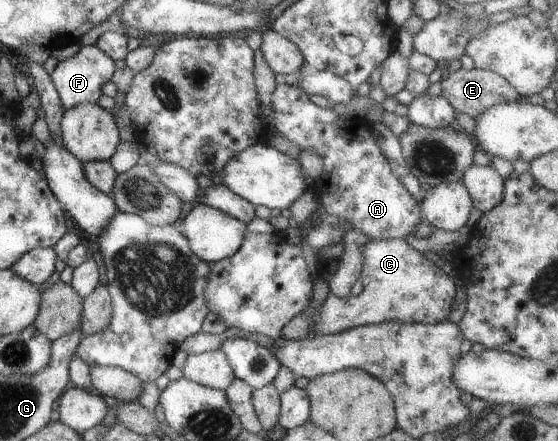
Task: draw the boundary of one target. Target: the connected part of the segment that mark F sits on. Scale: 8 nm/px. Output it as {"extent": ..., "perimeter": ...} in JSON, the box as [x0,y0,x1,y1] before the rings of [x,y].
{"extent":[50,45,117,110],"perimeter":[[[86,45],[68,60],[59,62],[50,74],[50,80],[54,83],[60,98],[60,104],[64,110],[70,110],[80,104],[96,104],[102,96],[102,85],[111,80],[114,71],[117,69],[112,60],[103,50],[96,48],[96,45]]]}

